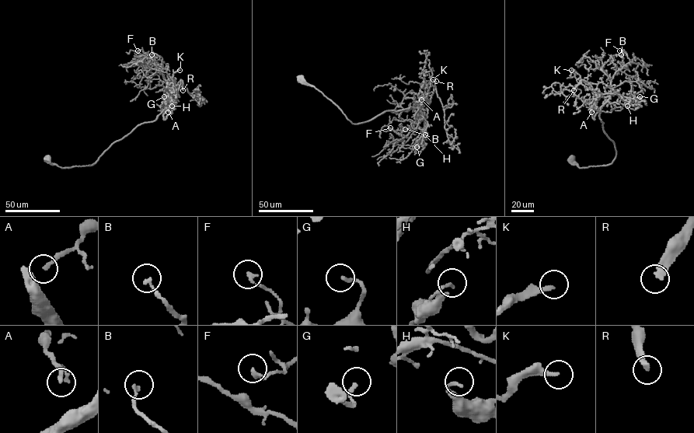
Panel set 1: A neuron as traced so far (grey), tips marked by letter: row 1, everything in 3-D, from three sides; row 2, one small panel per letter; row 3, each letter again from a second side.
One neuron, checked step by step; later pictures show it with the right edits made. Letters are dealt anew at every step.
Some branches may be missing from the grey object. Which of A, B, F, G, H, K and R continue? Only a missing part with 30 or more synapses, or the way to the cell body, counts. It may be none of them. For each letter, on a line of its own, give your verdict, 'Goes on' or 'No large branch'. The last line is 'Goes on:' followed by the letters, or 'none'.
A: Goes on
B: No large branch
F: No large branch
G: No large branch
H: No large branch
K: Goes on
R: Goes on
Goes on: A, K, R

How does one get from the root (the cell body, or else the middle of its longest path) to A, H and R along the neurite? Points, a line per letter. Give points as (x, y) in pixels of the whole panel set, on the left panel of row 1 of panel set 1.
A: (47, 158), (50, 164), (64, 168), (90, 165), (113, 142), (138, 125), (155, 120), (165, 108), (168, 112)
H: (47, 158), (64, 168), (90, 165), (138, 125), (155, 120), (169, 101), (174, 103), (169, 109), (172, 106)
R: (47, 158), (64, 168), (90, 165), (138, 125), (155, 120), (172, 106), (181, 80), (183, 90)

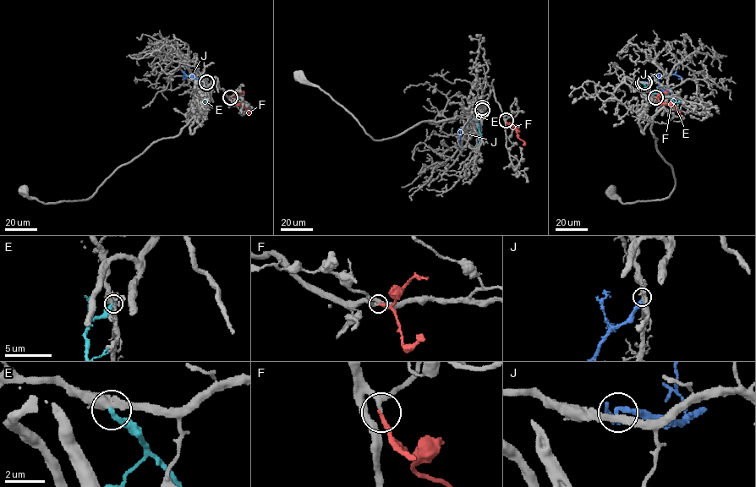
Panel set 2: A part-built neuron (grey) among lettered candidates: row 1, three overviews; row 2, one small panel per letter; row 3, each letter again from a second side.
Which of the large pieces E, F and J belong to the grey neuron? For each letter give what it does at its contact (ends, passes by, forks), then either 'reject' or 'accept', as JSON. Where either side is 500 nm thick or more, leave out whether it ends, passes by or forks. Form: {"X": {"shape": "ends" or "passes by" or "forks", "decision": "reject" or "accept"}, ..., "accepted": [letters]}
{"E": {"shape": "ends", "decision": "reject"}, "F": {"shape": "ends", "decision": "accept"}, "J": {"shape": "ends", "decision": "reject"}, "accepted": ["F"]}

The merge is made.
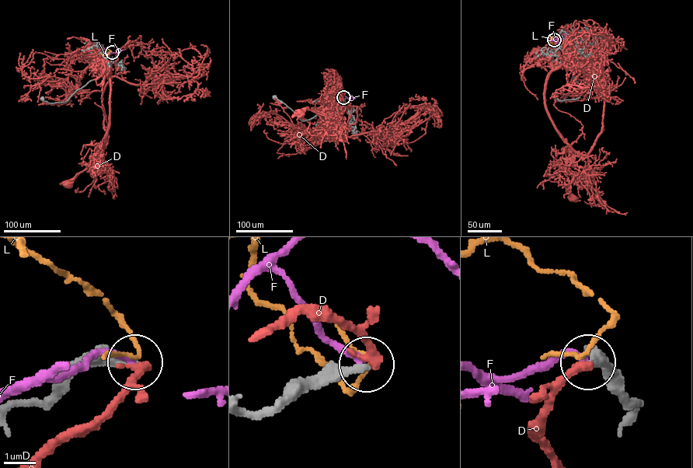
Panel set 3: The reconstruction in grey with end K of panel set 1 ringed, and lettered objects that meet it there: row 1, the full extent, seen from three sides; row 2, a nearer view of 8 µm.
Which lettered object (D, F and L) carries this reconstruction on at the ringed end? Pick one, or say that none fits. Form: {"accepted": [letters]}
{"accepted": []}

